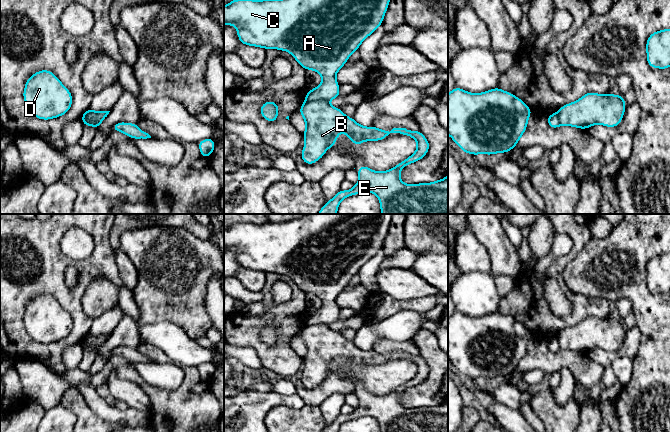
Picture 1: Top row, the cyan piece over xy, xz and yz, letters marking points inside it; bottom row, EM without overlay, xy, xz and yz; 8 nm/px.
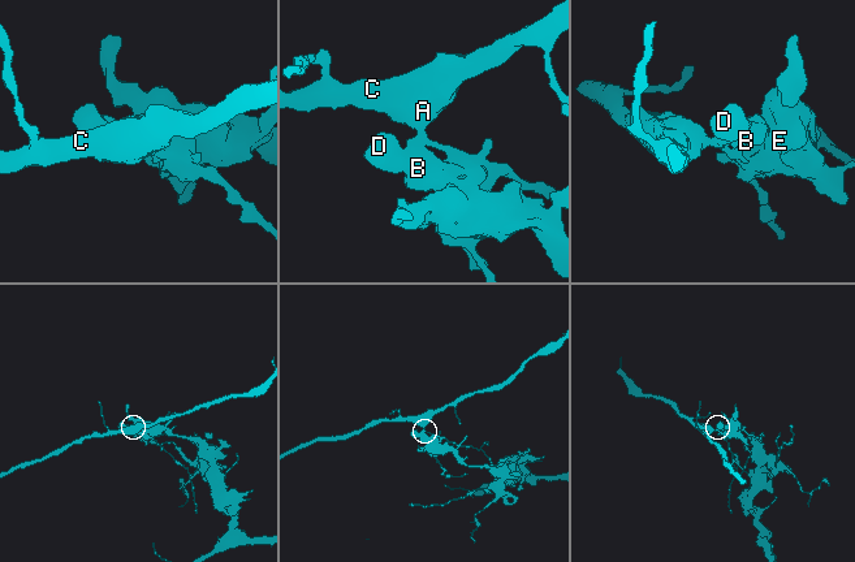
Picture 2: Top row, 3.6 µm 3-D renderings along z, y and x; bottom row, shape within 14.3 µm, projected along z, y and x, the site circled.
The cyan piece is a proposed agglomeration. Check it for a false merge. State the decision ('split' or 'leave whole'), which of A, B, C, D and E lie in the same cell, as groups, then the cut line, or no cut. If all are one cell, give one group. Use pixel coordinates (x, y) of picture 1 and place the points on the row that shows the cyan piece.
split; groups A C / B D E; cut xz (327, 100), (305, 101)

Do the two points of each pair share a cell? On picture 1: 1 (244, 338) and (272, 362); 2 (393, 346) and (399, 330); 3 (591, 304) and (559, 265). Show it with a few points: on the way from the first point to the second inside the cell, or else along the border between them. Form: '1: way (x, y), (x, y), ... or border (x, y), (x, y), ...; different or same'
1: way (251, 339), (267, 355); same
2: border (412, 339), (404, 341), (379, 339), (373, 349); different
3: way (579, 302), (563, 287), (559, 277); same

